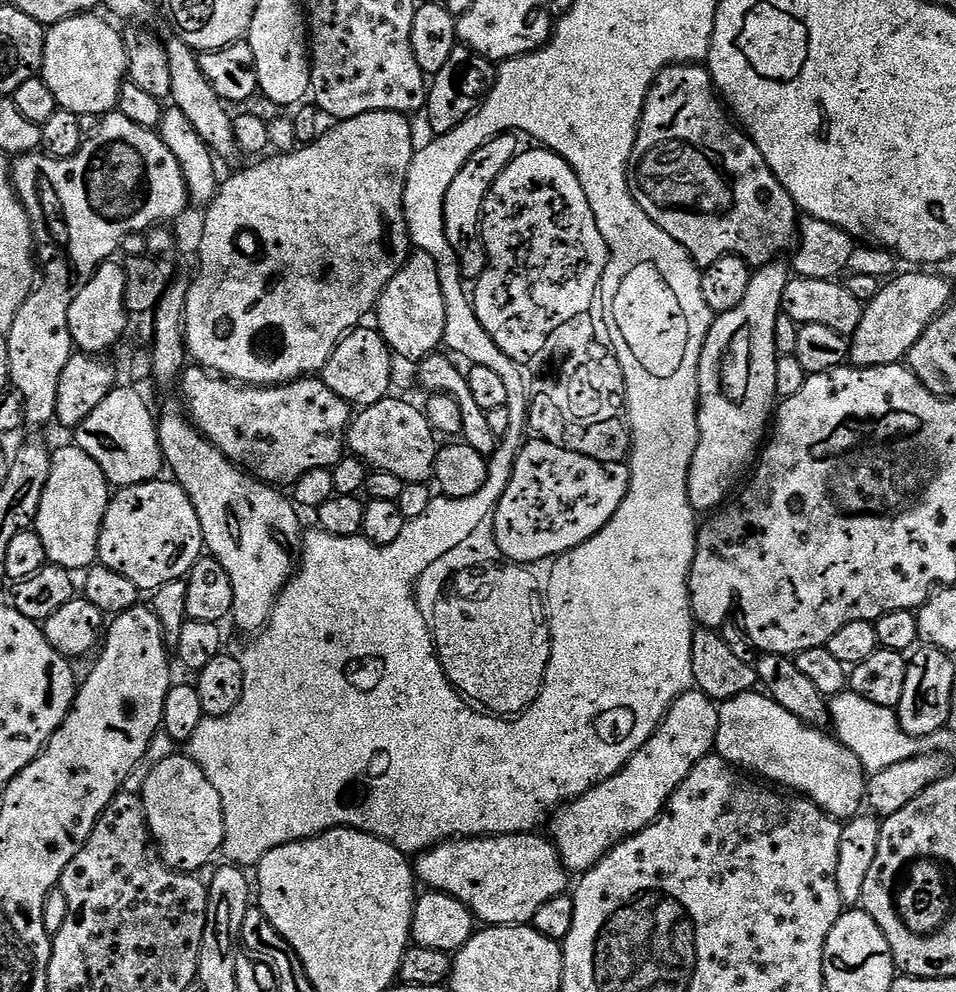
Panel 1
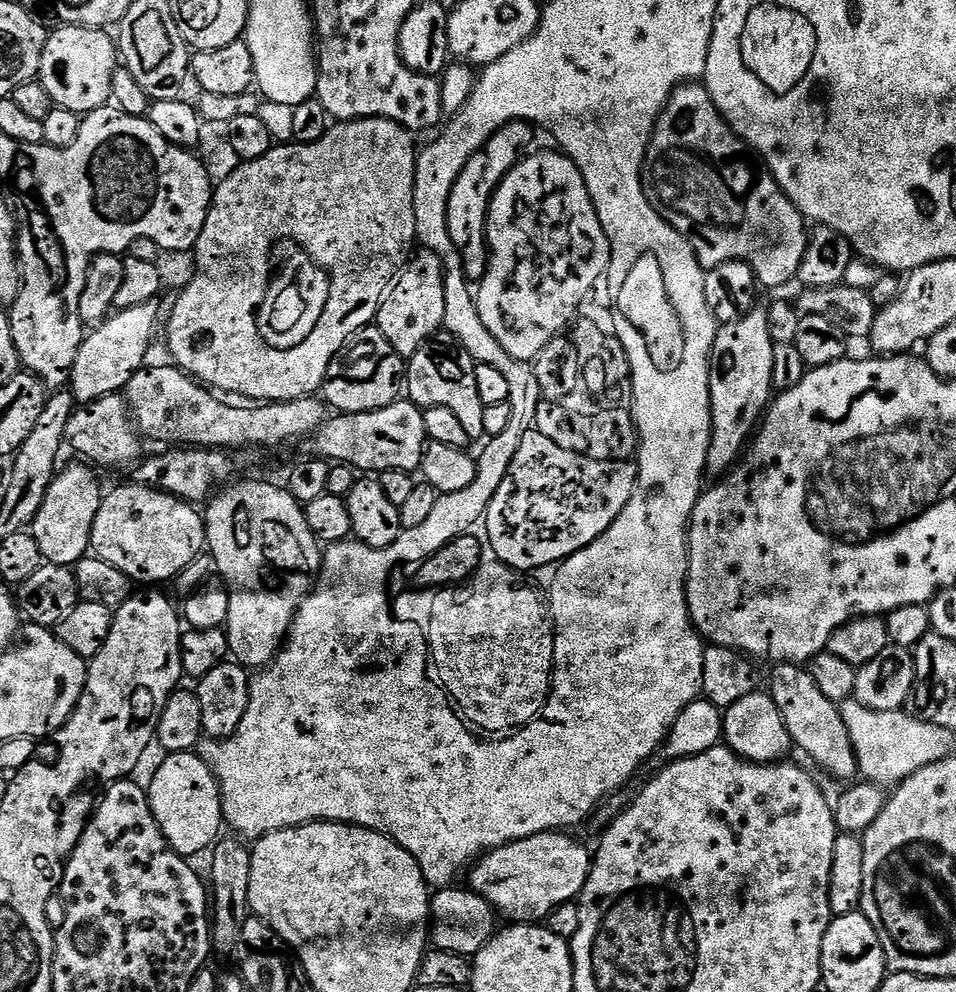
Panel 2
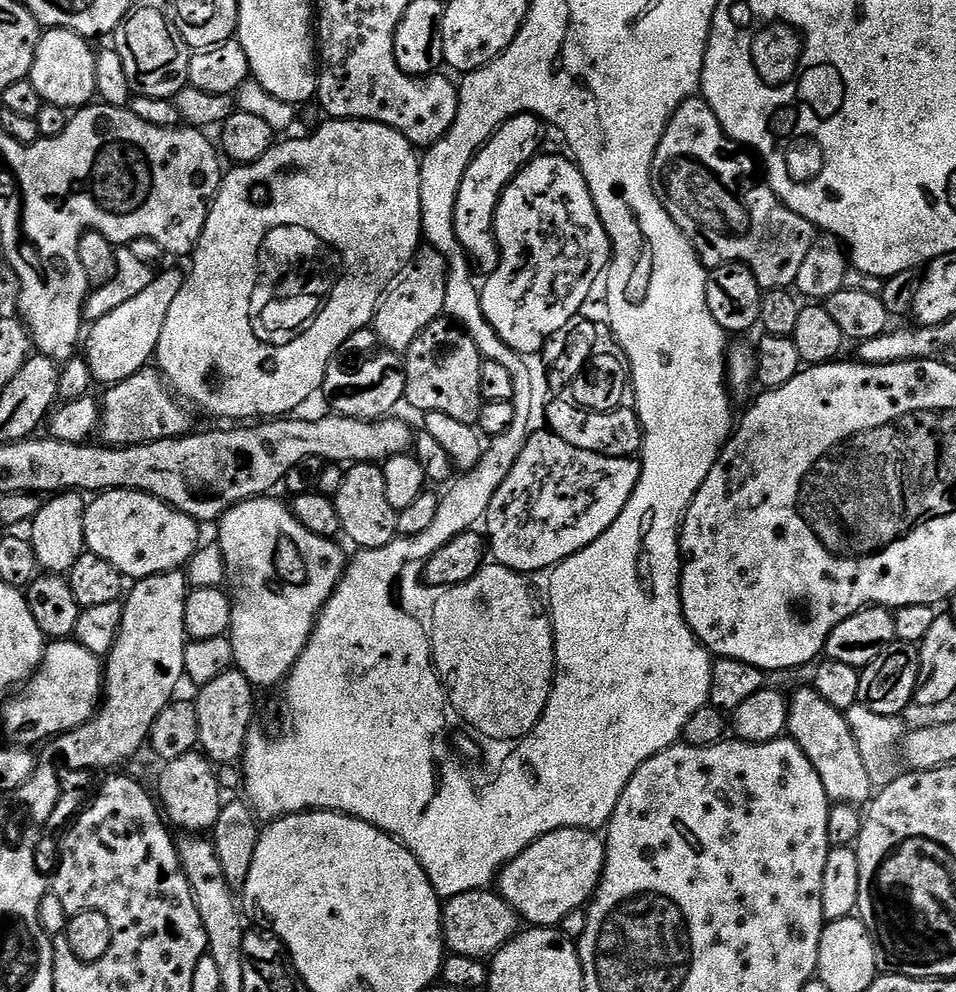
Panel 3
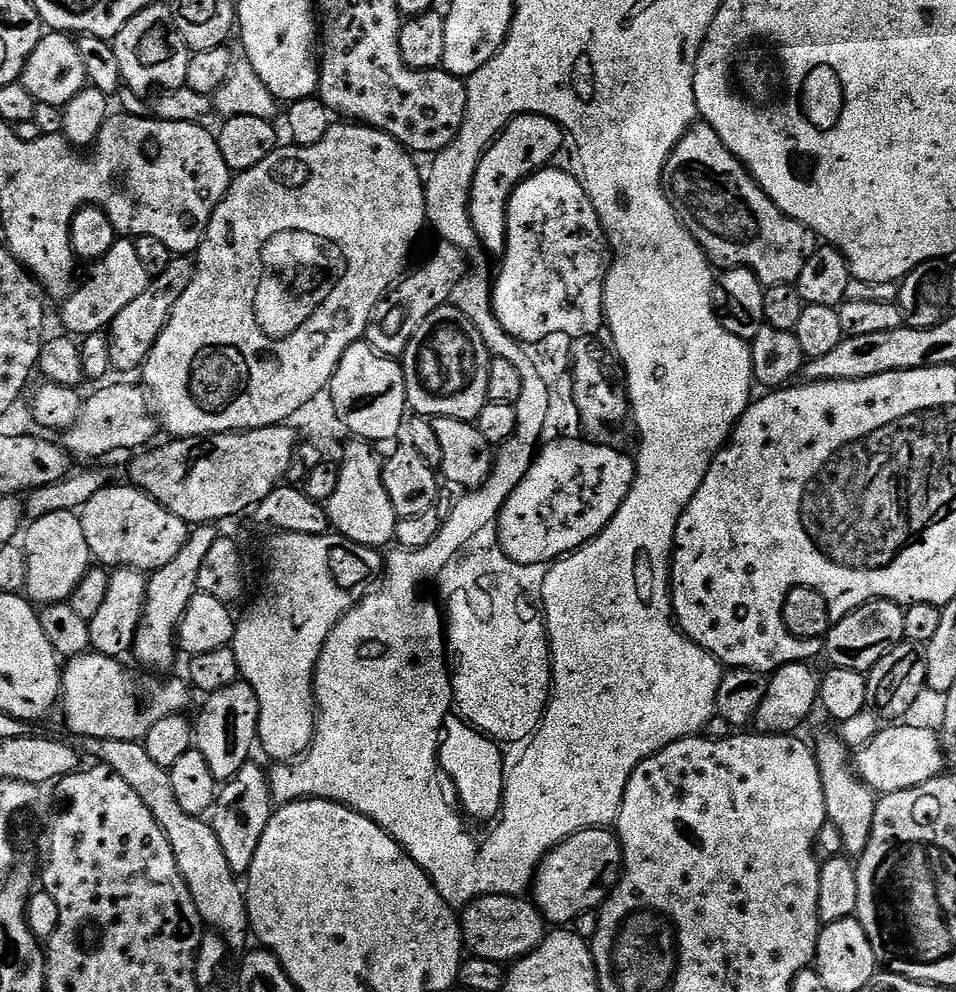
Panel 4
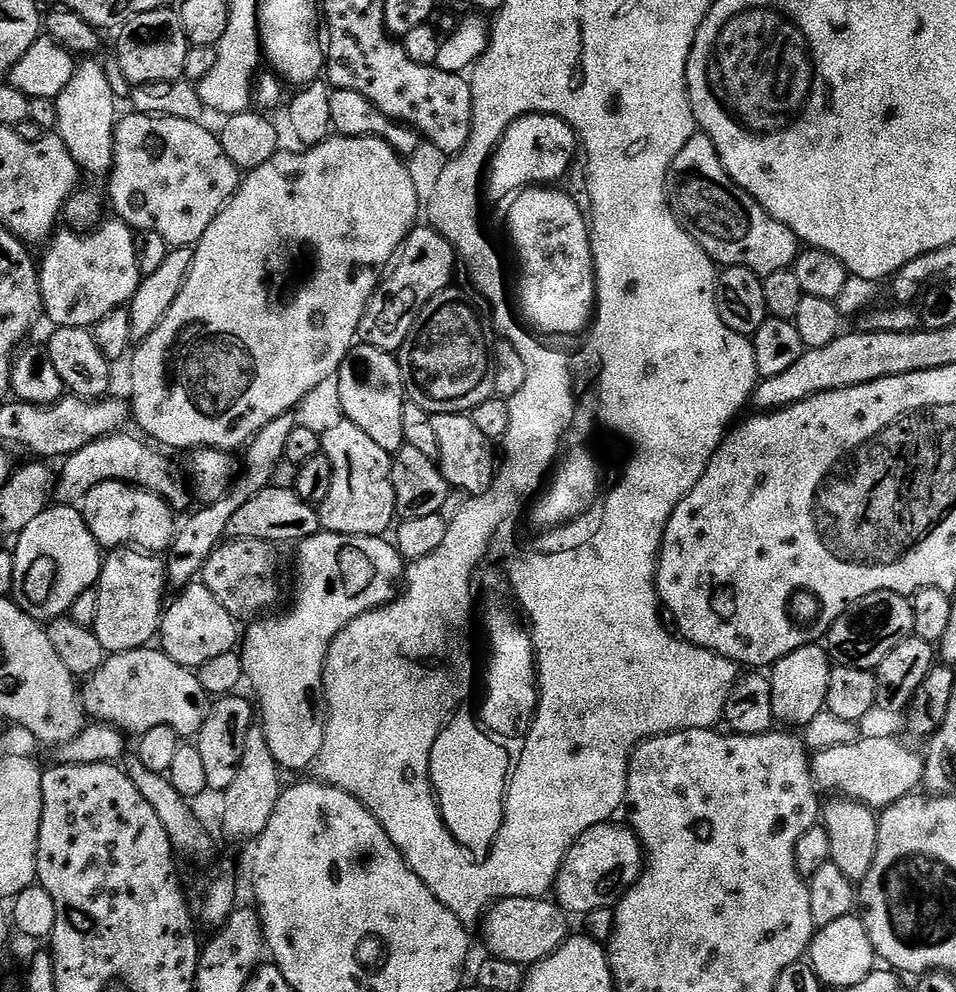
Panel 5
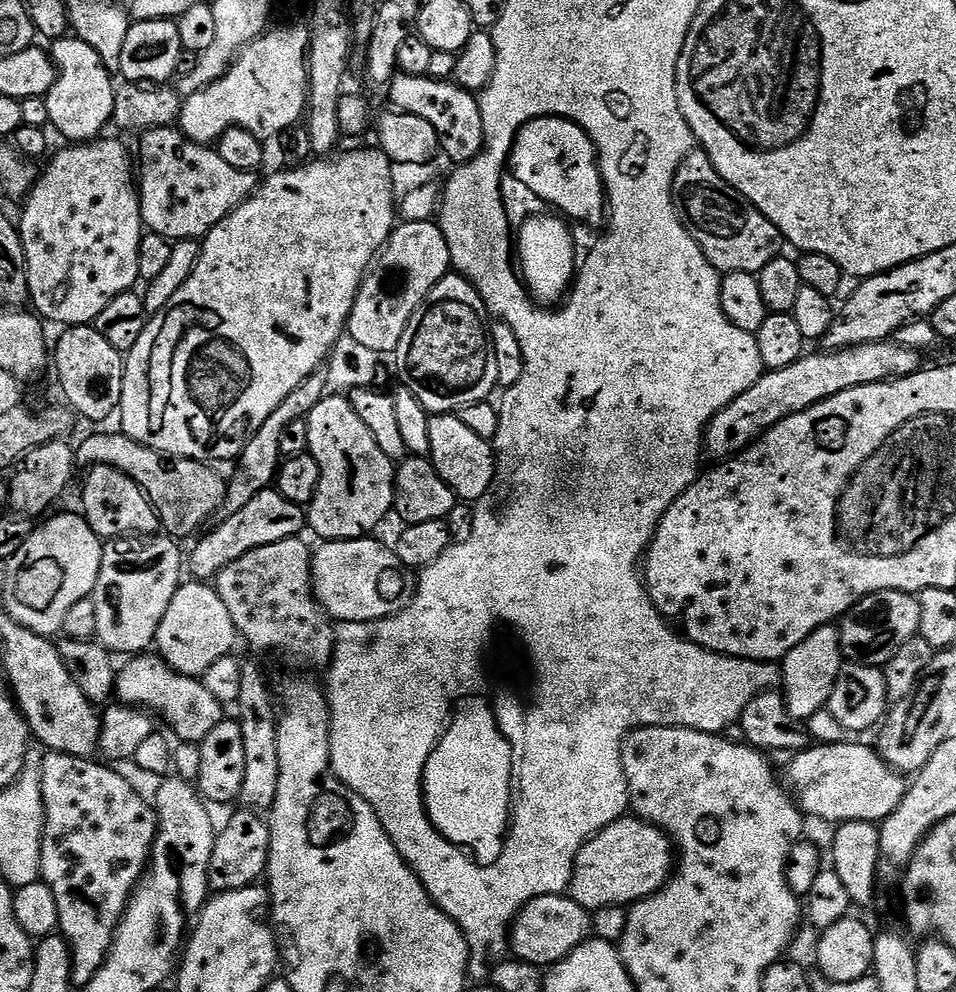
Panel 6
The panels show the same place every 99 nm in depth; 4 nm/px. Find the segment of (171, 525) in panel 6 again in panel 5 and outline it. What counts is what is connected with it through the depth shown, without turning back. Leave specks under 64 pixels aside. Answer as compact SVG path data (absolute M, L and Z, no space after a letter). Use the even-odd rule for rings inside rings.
M123 431L115 432L113 436L103 436L90 446L82 446L72 456L63 461L58 468L58 475L54 480L54 500L60 506L76 506L102 482L117 480L123 484L134 484L138 488L145 488L153 492L172 507L173 513L180 514L183 508L191 509L194 504L194 496L186 483L185 477L176 473L176 468L163 456L163 451L157 450L151 443L145 442L139 435L124 436ZM140 440L141 441L140 441ZM148 443L148 444L143 444ZM152 448L153 449L152 449ZM160 451L160 452L155 452ZM192 504L192 505L191 505Z

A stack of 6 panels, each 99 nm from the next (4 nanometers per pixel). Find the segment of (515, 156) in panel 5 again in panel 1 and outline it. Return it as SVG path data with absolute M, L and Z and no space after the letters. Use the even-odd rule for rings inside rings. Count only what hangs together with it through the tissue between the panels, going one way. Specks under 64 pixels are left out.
M476 144L468 156L464 156L464 164L456 168L456 176L448 180L450 190L446 190L444 199L444 221L446 222L446 238L454 250L460 263L460 272L465 281L476 282L488 268L487 251L481 236L481 220L484 217L484 203L491 188L503 179L509 170L514 157L513 150Z

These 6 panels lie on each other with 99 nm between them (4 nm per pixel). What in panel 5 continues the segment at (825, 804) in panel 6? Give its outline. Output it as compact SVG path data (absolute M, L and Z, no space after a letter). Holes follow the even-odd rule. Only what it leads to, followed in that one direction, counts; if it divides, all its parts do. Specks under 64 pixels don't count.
M867 736L853 744L819 749L810 760L812 778L825 793L860 800L873 810L883 810L898 802L898 798L913 795L923 785L924 756L892 736Z

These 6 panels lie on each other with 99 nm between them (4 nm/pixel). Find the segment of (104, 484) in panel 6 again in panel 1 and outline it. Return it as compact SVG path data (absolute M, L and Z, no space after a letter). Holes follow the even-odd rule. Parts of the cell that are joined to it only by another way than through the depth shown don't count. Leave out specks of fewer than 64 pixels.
M157 478L145 484L119 489L109 499L100 531L99 563L110 570L118 570L118 574L126 574L126 578L130 578L130 582L134 582L134 586L138 586L144 594L156 592L166 586L166 582L185 579L205 551L202 522L190 498L179 484L164 479Z

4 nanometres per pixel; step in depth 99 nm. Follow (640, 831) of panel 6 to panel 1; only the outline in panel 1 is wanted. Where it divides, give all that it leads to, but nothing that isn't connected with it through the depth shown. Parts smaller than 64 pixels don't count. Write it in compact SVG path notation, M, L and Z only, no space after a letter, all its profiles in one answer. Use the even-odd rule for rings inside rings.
M535 831L515 832L509 836L474 836L471 838L453 838L436 845L415 857L414 871L421 885L437 892L445 892L458 902L462 902L472 911L477 921L488 926L502 924L531 925L534 914L539 908L569 891L570 873L560 860L560 851L547 835L536 836Z

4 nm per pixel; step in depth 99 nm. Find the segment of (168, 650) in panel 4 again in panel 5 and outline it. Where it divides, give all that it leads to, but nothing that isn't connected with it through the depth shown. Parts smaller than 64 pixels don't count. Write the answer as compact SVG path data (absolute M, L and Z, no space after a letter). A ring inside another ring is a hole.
M289 414L274 418L274 422L270 422L262 431L257 432L243 449L244 469L241 472L239 469L238 479L230 491L222 498L218 498L218 502L197 507L191 513L193 516L185 524L183 521L179 525L176 536L172 539L172 547L166 553L168 583L173 589L187 588L203 573L210 554L228 536L230 518L234 518L234 514L238 514L238 510L242 510L242 506L246 506L246 502L250 502L254 494L258 494L273 483L272 475L275 474L276 467L285 463L286 438L290 438L290 434L296 428L296 417Z

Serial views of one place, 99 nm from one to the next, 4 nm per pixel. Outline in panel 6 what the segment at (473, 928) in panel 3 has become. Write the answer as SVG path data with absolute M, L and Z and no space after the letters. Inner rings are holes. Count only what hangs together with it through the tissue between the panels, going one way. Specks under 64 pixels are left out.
M568 894L543 896L530 901L512 921L510 952L515 959L551 966L566 958L566 954L570 954L591 936L592 918L589 909L578 906L578 902L574 902Z

